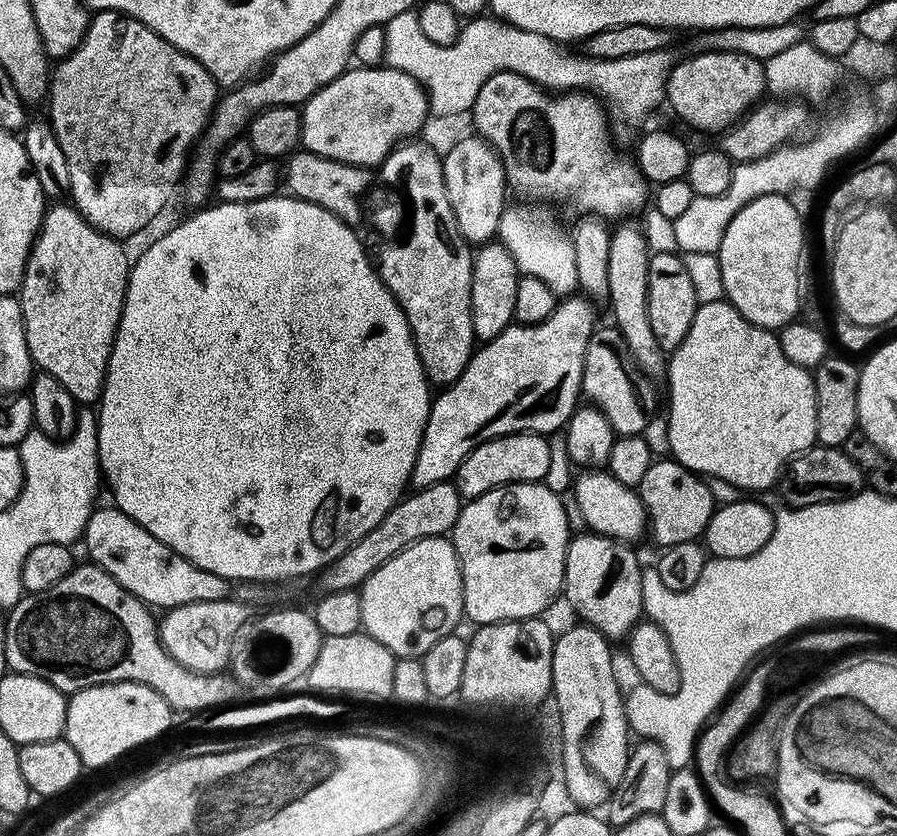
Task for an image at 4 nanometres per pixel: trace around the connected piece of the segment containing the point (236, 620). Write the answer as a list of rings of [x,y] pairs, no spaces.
[[[235,598],[214,602],[190,602],[186,606],[167,609],[159,617],[160,641],[170,658],[174,658],[191,672],[220,674],[229,667],[236,642],[253,616],[253,609],[243,600]]]

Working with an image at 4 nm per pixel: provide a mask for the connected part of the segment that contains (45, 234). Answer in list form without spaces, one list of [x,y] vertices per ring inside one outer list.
[[[56,202],[47,209],[44,221],[40,223],[40,233],[32,243],[26,262],[24,277],[18,289],[18,299],[22,306],[22,318],[26,330],[26,346],[32,355],[33,365],[39,371],[50,374],[70,390],[77,405],[92,406],[104,393],[104,379],[108,373],[108,359],[112,353],[112,343],[120,325],[120,315],[124,309],[124,295],[128,289],[130,256],[124,253],[119,239],[99,232],[71,203]]]

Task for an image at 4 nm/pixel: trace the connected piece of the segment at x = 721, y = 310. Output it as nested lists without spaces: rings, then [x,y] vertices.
[[[727,299],[701,303],[686,338],[671,349],[666,360],[669,453],[705,478],[725,480],[736,488],[745,488],[748,494],[766,491],[779,481],[792,457],[817,443],[816,387],[812,378],[809,369],[794,366],[782,354],[775,331],[750,323]]]

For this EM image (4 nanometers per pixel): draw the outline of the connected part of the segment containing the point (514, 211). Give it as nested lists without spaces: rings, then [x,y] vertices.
[[[511,203],[504,208],[502,217],[499,218],[497,239],[504,248],[510,250],[515,266],[522,276],[536,277],[542,280],[557,298],[567,298],[579,289],[572,237],[546,209],[549,207],[524,204]]]

